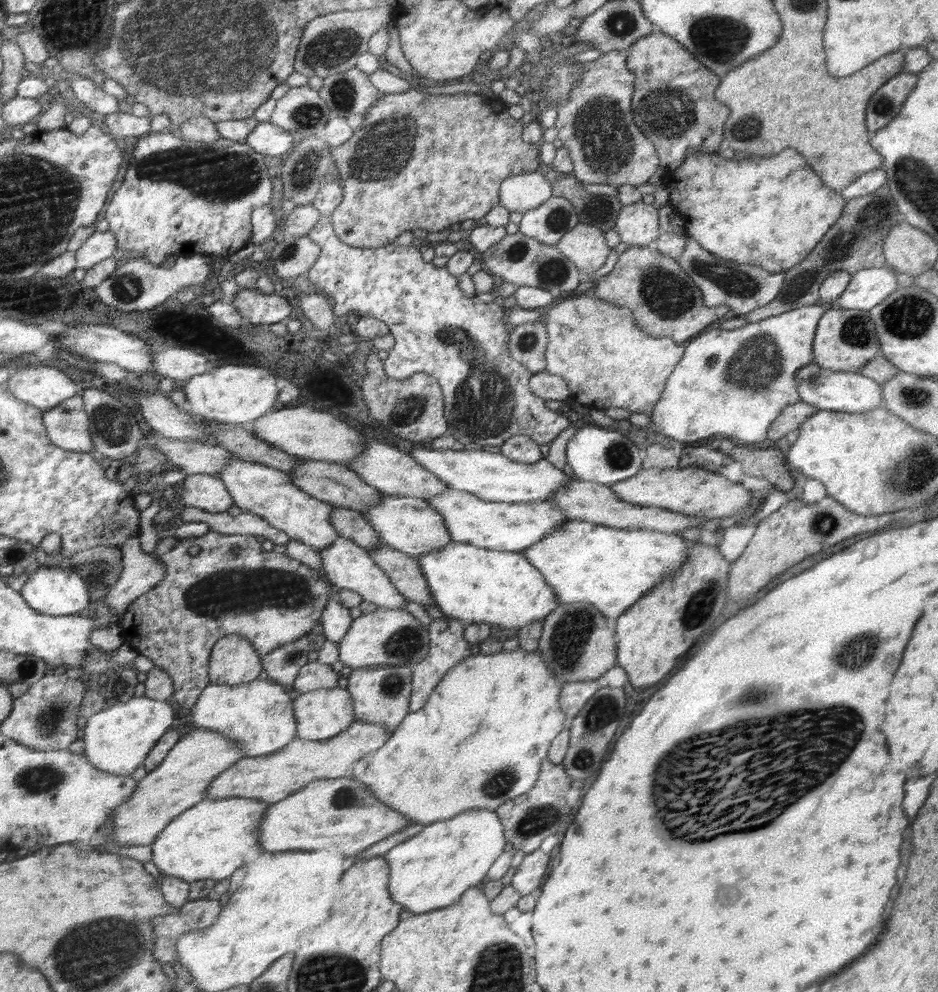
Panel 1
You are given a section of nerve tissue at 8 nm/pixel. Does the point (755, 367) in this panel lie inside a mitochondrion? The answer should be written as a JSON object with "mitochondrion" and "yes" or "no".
{"mitochondrion":"yes"}

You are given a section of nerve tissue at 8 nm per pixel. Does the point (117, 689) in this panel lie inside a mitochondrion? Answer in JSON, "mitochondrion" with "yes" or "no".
{"mitochondrion":"yes"}

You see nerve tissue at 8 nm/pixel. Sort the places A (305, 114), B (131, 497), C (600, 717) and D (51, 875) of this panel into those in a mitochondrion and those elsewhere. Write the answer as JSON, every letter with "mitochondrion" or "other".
{"A":"mitochondrion","B":"other","C":"mitochondrion","D":"other"}

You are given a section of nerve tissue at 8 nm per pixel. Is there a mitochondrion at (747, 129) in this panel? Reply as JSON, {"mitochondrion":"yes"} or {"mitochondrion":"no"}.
{"mitochondrion":"yes"}

